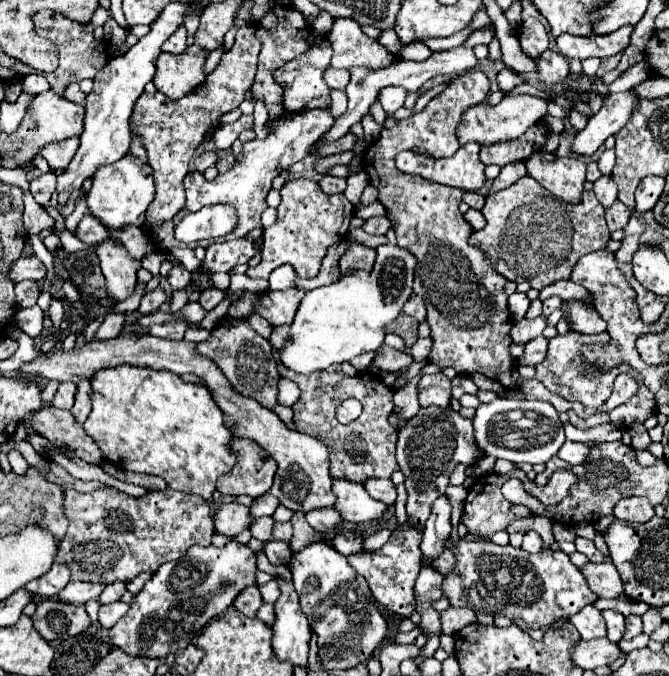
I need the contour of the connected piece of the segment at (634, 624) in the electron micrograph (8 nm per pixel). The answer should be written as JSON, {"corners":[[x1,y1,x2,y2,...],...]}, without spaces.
{"corners":[[627,616,627,626,625,626,625,632,623,632,623,638,625,640,631,640,635,638,637,634,641,634,643,628,641,628,641,616]]}

